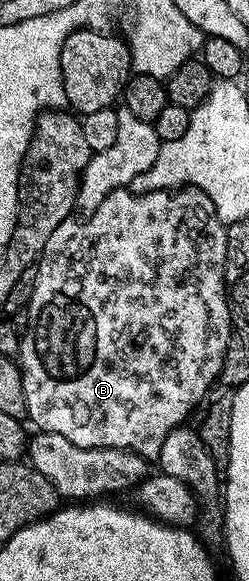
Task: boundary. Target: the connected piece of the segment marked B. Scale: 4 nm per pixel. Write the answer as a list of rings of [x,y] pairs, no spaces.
[[[130,189],[114,191],[97,205],[97,209],[90,212],[78,223],[75,217],[69,217],[57,229],[53,229],[53,237],[45,245],[42,256],[37,264],[35,275],[35,288],[31,291],[31,308],[28,309],[26,318],[29,320],[29,330],[26,332],[23,344],[17,356],[19,370],[23,373],[23,388],[25,389],[25,405],[27,406],[26,418],[32,419],[36,423],[40,432],[48,431],[57,433],[65,437],[65,441],[73,441],[73,445],[81,445],[85,449],[121,449],[122,451],[132,451],[145,460],[158,460],[161,453],[161,445],[165,445],[165,437],[173,433],[173,429],[184,426],[188,422],[191,410],[202,401],[207,395],[207,390],[211,387],[211,382],[219,375],[219,370],[223,367],[223,358],[227,355],[227,342],[233,339],[233,324],[231,322],[231,308],[227,302],[227,283],[223,280],[223,270],[227,264],[227,227],[219,222],[219,216],[215,214],[211,199],[208,195],[198,189],[172,189],[169,191],[149,191],[146,193],[136,193]]]

